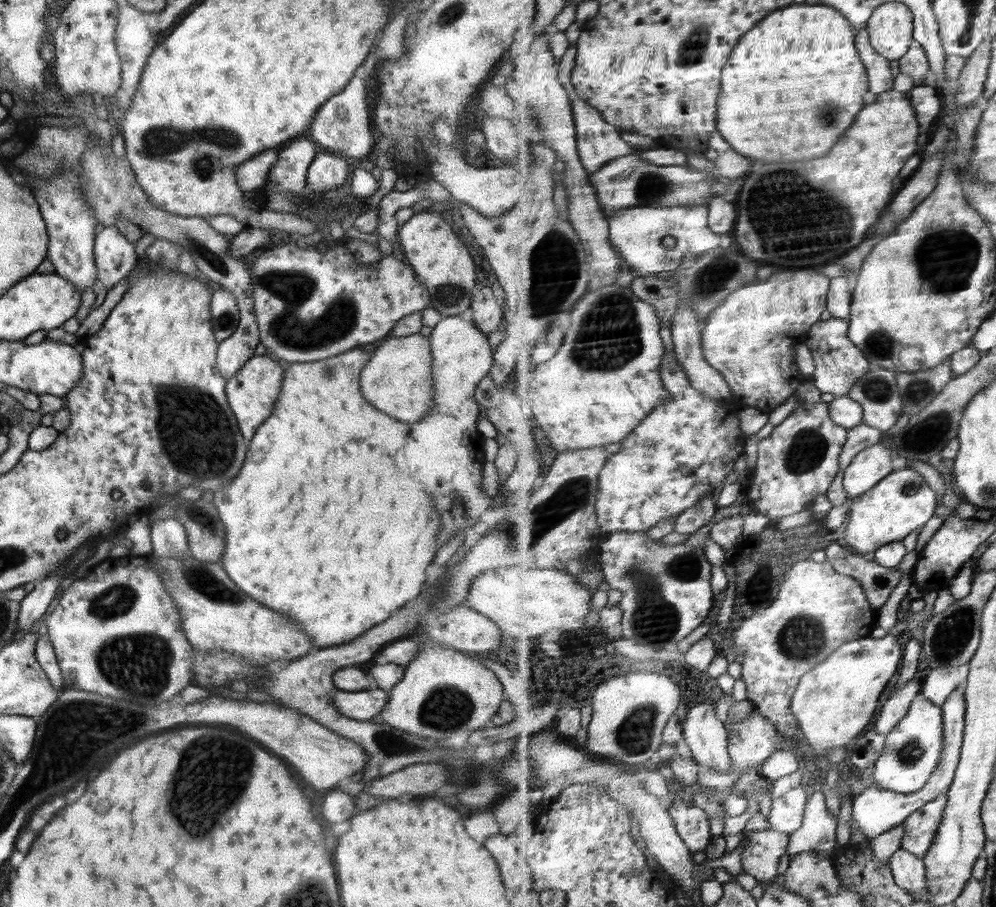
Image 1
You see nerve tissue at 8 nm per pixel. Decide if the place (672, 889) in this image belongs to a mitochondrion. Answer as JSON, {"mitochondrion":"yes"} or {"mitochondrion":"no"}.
{"mitochondrion":"no"}

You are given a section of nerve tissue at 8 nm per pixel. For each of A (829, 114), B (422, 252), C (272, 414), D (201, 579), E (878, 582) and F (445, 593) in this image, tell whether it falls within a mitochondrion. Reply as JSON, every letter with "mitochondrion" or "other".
{"A":"mitochondrion","B":"other","C":"other","D":"mitochondrion","E":"mitochondrion","F":"mitochondrion"}

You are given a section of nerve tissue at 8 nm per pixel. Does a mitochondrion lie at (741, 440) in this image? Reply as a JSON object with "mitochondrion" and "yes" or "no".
{"mitochondrion":"no"}

